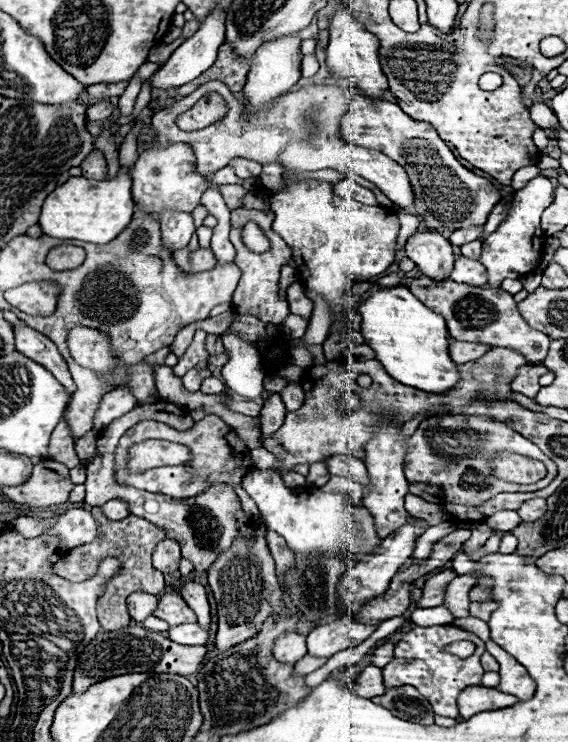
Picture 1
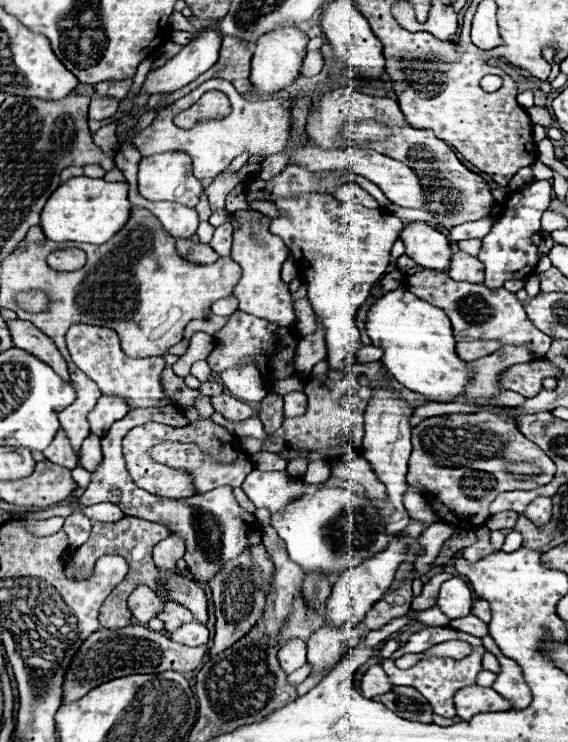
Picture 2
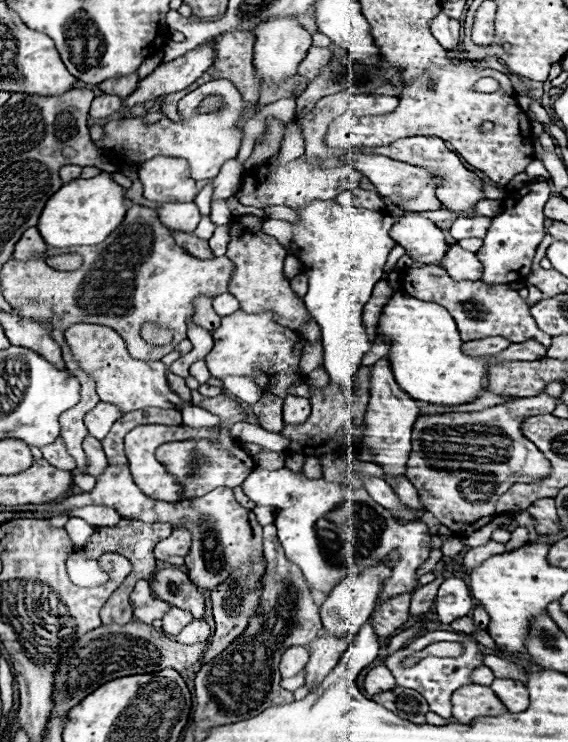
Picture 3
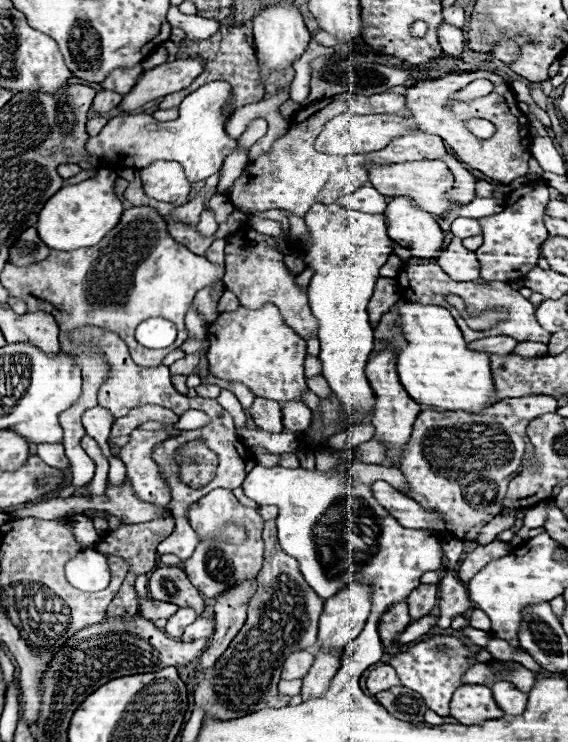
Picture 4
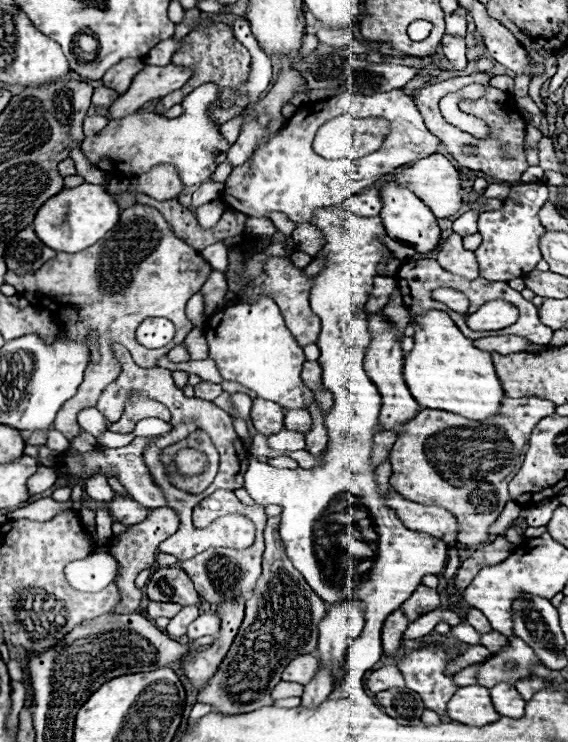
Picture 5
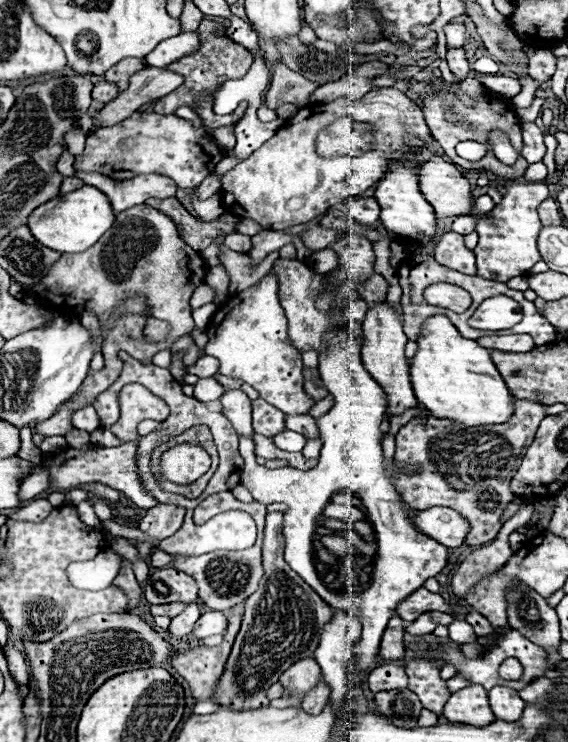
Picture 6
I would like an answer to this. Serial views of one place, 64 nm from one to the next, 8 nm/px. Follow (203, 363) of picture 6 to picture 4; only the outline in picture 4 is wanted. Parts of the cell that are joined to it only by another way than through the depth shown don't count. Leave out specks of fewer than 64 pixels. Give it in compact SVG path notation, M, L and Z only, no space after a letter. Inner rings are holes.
M186 354L182 360L176 360L176 362L170 366L170 372L172 372L172 374L190 376L190 374L194 372L194 368L198 366L198 360L200 360L200 354Z

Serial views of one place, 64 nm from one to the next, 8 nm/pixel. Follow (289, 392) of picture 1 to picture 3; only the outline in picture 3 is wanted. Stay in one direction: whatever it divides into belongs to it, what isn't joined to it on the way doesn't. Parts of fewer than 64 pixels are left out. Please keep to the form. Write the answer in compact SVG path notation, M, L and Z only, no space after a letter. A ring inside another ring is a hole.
M286 396L284 398L284 424L300 424L310 414L310 400L302 396Z

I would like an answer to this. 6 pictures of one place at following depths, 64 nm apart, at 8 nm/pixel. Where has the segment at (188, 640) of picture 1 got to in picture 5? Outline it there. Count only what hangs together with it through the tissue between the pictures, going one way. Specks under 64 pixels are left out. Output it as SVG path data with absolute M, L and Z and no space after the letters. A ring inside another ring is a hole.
M202 614L188 626L186 636L190 640L196 640L200 636L216 636L218 630L220 630L220 618L216 614Z

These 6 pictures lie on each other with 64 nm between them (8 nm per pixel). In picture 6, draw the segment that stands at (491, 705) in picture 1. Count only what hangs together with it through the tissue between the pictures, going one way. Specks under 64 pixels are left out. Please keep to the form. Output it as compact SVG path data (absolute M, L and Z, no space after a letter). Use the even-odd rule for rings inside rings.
M472 684L454 692L444 706L444 716L450 722L462 722L470 726L486 726L496 720L488 704L488 692L480 684Z

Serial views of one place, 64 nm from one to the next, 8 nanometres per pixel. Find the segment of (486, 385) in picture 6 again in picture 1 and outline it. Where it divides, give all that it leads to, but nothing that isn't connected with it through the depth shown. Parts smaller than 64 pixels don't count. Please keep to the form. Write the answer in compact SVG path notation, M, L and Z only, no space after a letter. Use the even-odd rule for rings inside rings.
M406 286L396 288L382 288L372 292L370 298L366 298L358 306L358 314L362 318L360 332L364 336L364 342L376 352L376 360L384 366L384 370L398 382L406 386L414 386L426 392L446 392L458 382L458 370L456 364L450 360L448 354L448 330L446 322L440 314L426 308Z

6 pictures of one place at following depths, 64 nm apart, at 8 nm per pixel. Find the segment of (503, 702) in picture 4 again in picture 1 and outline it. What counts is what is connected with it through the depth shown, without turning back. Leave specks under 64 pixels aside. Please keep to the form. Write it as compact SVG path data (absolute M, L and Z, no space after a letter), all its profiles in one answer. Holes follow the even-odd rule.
M492 640L486 642L486 650L498 660L500 664L500 686L498 690L506 692L506 694L512 694L516 696L520 702L522 700L528 700L534 696L534 690L536 690L536 684L534 680L528 676L526 668L522 664L518 664L512 656L508 656L498 644L494 644Z

